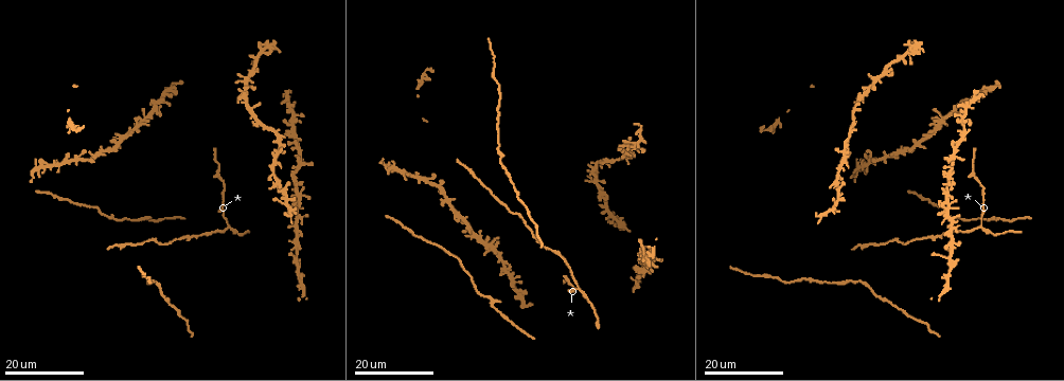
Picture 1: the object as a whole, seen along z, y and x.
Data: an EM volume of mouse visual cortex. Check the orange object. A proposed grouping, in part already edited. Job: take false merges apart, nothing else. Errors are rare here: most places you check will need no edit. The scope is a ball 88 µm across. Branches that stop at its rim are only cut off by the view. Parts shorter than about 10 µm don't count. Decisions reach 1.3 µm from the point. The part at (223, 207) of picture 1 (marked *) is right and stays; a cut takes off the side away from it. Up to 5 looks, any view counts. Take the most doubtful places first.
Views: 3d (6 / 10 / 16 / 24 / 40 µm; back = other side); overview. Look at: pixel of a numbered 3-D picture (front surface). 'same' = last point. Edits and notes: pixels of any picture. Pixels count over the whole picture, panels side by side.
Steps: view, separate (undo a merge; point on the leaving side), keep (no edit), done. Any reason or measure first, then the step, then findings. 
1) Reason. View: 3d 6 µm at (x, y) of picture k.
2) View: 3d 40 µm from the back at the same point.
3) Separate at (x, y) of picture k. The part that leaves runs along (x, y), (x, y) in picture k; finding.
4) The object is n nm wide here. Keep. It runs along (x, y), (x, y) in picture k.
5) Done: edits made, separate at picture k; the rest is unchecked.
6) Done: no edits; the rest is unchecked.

Arms part here. View: 3d 16 µm at (229, 229) of picture 1.

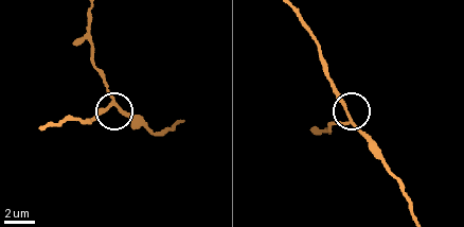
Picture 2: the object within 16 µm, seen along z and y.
View: 3d 10 µm at (350, 119) of picture 2.

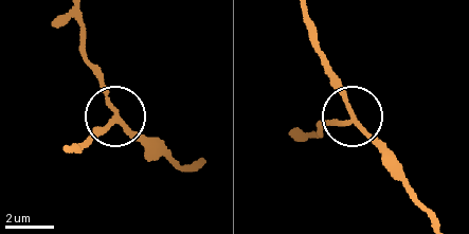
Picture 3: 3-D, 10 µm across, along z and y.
3 arms meet here. Keep. It runs along (314, 136), (322, 123), (350, 114), (322, 65) in picture 3; one neuron here.

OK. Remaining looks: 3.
View: 3d 24 µm at (859, 279) of picture 1.

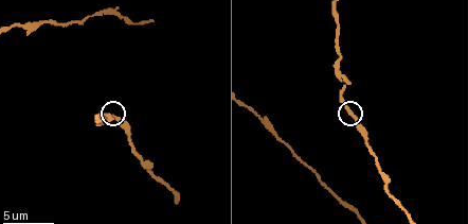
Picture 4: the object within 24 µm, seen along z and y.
Closer look. View: 3d 6 µm at (348, 112) of picture 4.

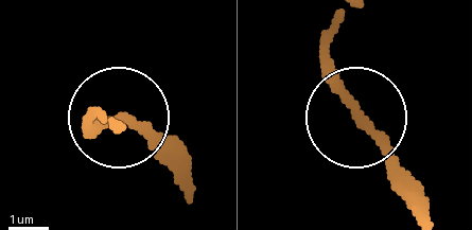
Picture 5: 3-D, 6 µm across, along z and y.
The object is 210 nm wide here. Keep. One neuron here.

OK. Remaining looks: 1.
Done: no edits; the rest is unchecked.

